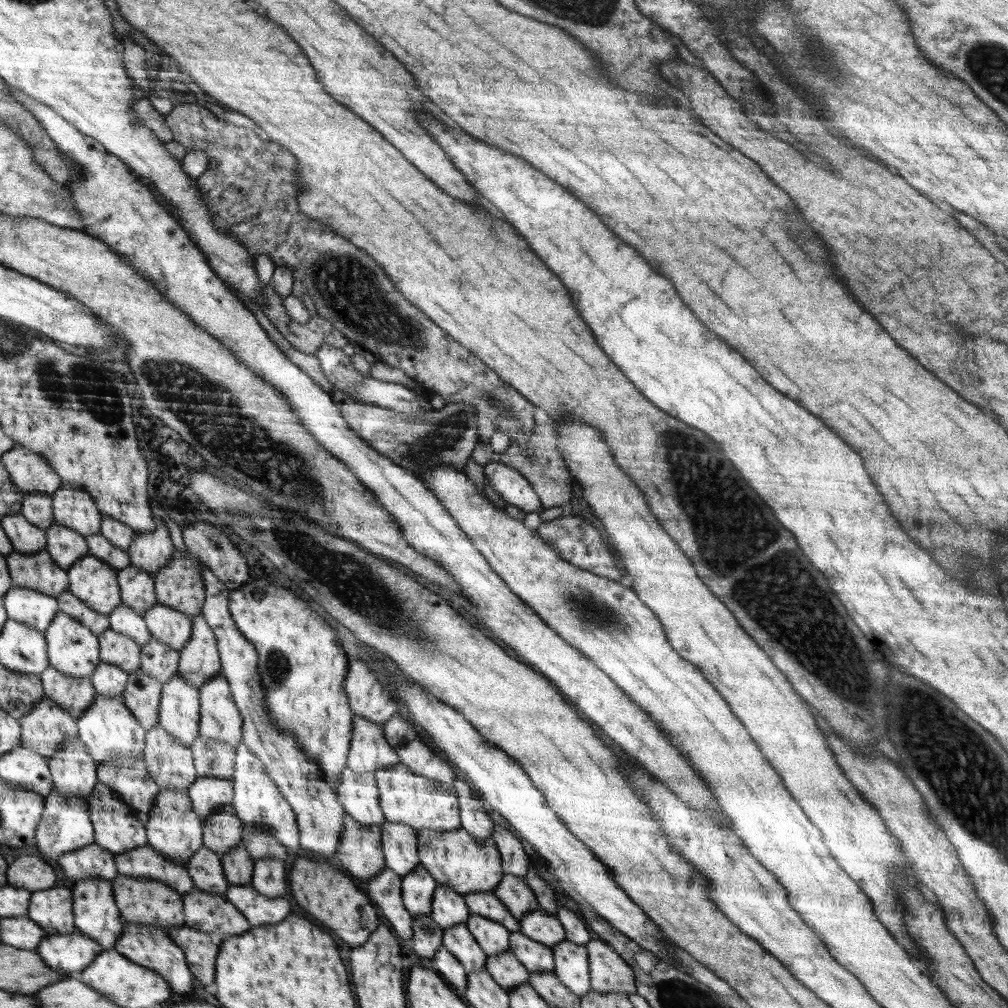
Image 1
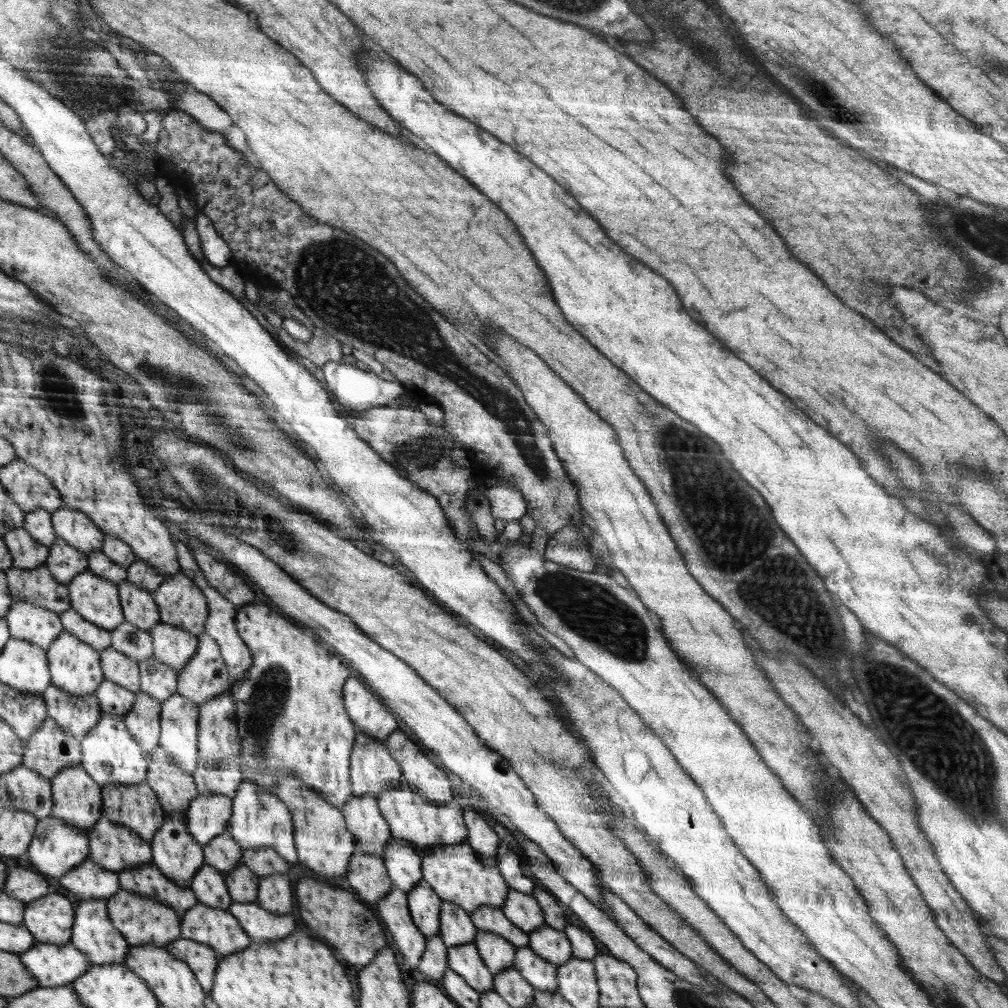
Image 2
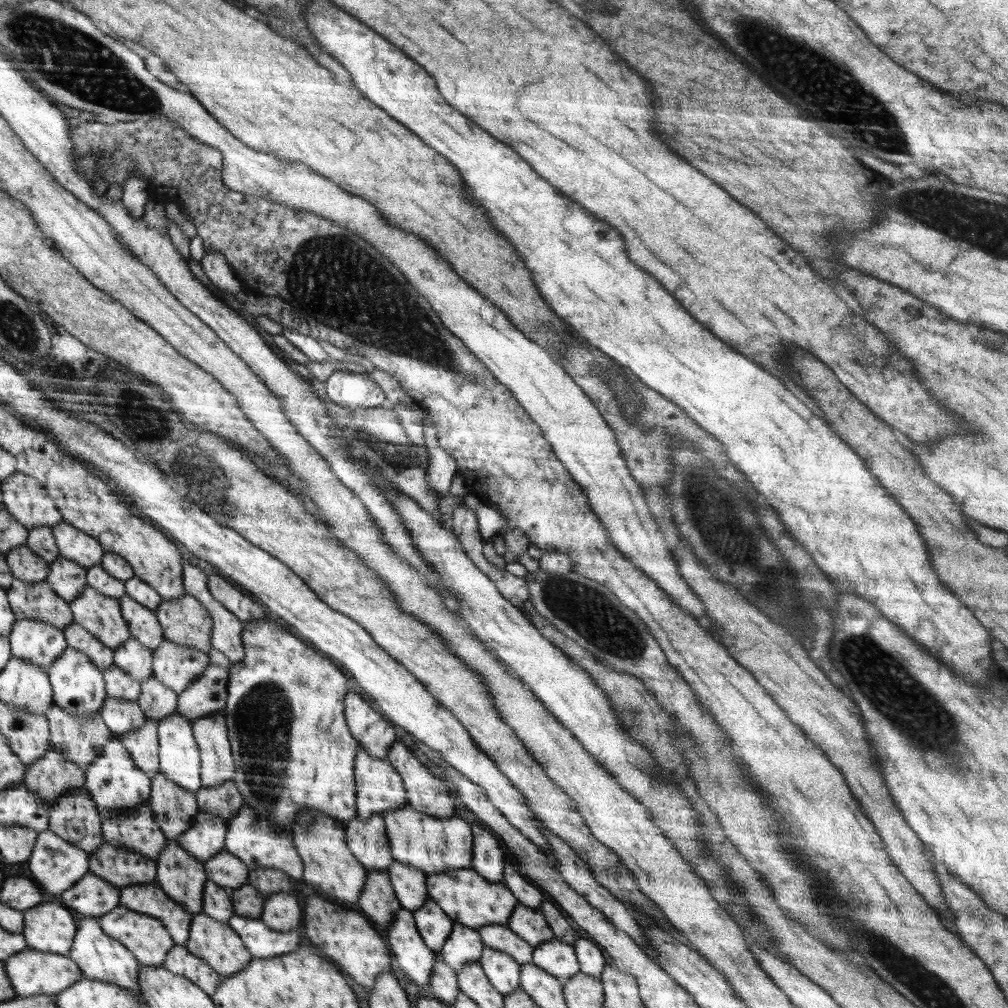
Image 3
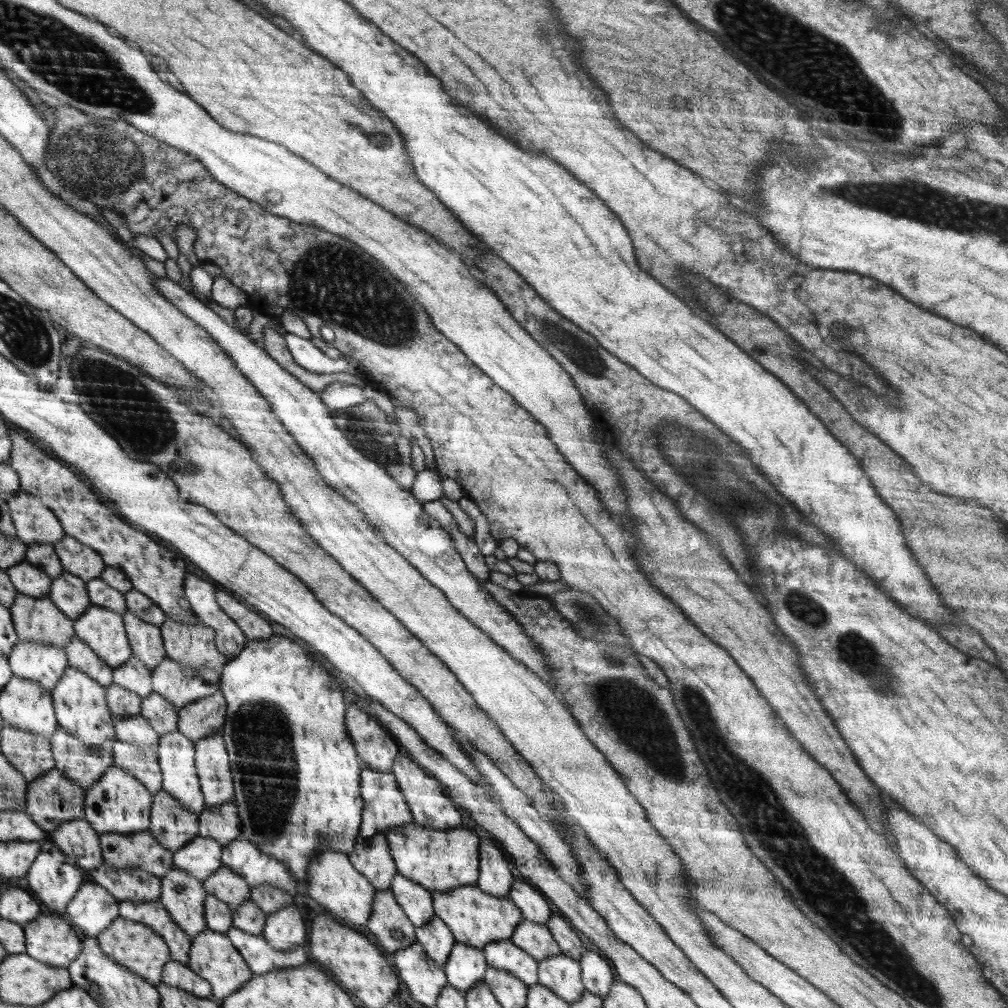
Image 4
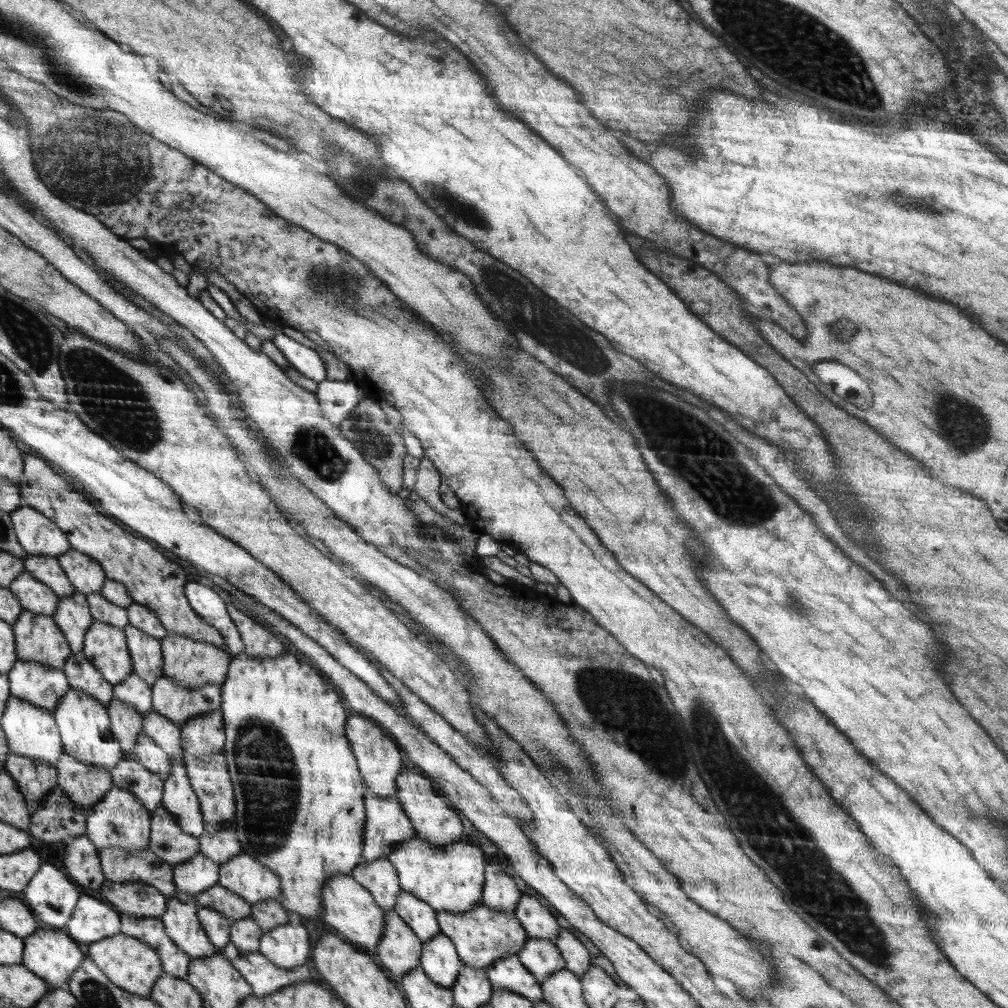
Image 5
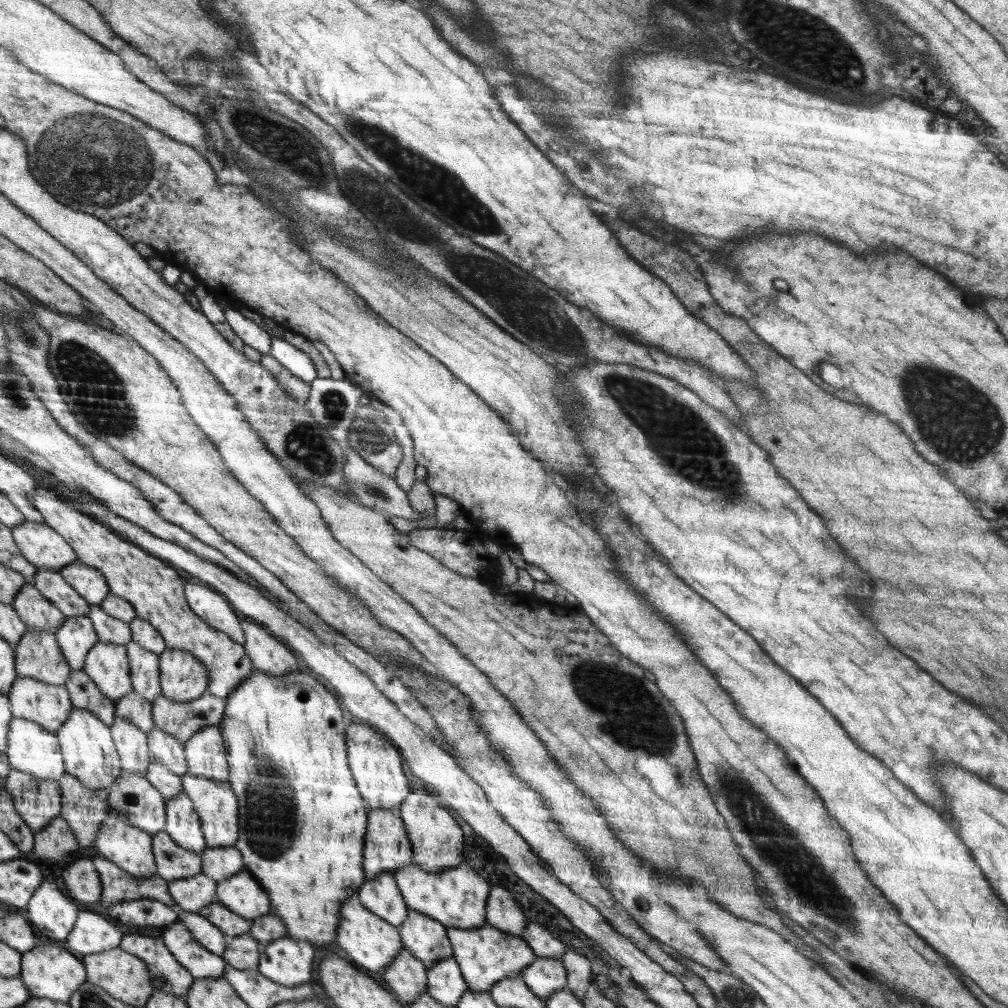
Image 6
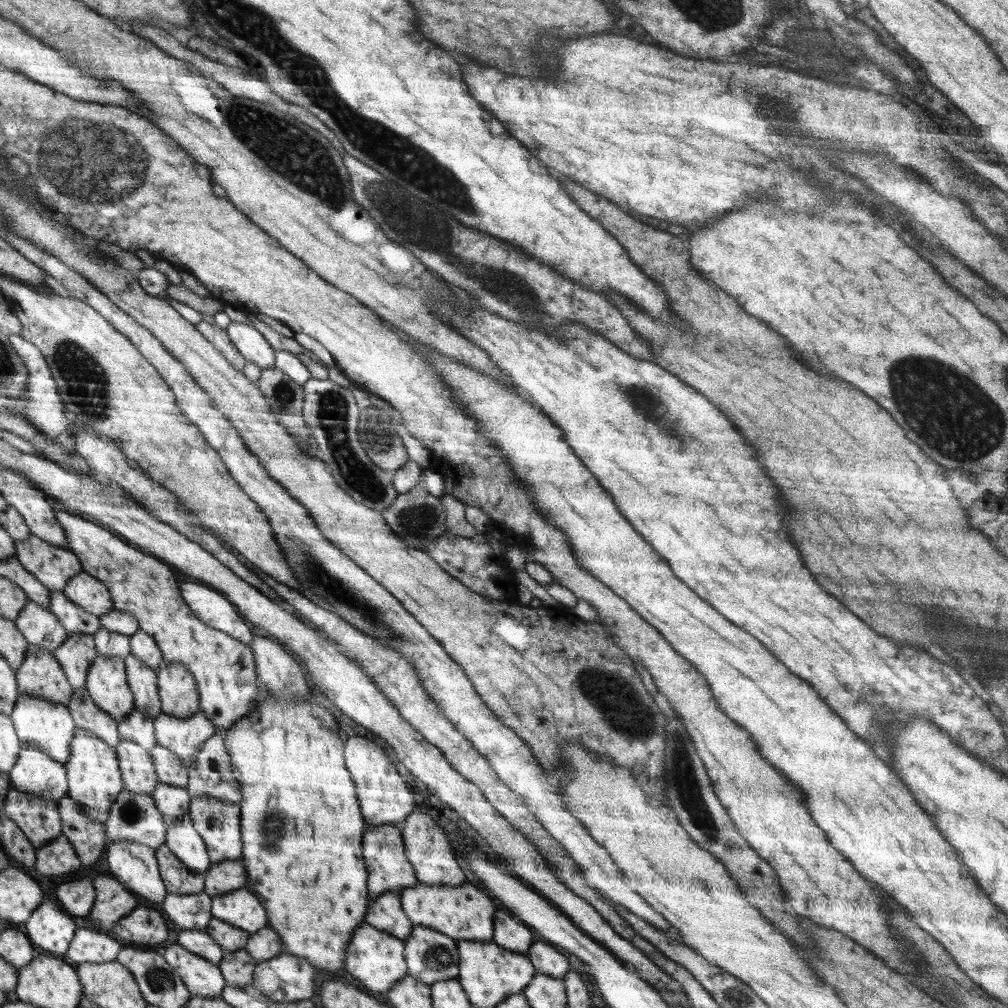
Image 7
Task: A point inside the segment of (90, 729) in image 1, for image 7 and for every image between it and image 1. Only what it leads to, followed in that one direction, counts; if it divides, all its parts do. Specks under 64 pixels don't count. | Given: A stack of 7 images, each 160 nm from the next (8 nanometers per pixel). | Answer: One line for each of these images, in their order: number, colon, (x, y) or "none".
2: (111, 756)
3: (114, 782)
4: (118, 803)
5: (120, 821)
6: (133, 849)
7: (135, 863)

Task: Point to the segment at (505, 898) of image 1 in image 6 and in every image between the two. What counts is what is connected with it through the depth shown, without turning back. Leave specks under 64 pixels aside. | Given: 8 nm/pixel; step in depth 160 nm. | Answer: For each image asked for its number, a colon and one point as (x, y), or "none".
2: (522, 909)
3: (530, 923)
4: (537, 939)
5: (542, 957)
6: (545, 976)

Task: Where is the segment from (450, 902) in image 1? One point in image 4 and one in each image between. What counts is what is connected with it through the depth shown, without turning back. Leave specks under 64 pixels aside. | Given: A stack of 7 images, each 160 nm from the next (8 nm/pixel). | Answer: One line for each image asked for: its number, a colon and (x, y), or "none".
2: (456, 927)
3: (464, 945)
4: (466, 966)

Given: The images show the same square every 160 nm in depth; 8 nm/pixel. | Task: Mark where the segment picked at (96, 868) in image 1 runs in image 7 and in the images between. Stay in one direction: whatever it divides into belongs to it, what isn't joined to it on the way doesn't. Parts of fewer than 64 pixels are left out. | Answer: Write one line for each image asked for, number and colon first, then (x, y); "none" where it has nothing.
2: (89, 881)
3: (92, 896)
4: (92, 909)
5: (93, 919)
6: (92, 933)
7: (88, 945)

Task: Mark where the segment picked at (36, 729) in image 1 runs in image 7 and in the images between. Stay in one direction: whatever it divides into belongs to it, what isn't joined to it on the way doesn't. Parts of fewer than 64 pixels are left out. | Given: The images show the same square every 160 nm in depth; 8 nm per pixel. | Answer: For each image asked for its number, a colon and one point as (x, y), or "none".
2: (51, 748)
3: (54, 774)
4: (53, 798)
5: (58, 818)
6: (56, 840)
7: (56, 858)

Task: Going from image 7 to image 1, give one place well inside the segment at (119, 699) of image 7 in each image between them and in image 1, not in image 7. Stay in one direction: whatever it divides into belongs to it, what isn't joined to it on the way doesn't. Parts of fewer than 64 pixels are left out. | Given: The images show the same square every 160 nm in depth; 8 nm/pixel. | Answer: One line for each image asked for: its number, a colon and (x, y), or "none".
1: (95, 583)
2: (95, 599)
3: (102, 616)
4: (103, 630)
5: (105, 647)
6: (107, 664)

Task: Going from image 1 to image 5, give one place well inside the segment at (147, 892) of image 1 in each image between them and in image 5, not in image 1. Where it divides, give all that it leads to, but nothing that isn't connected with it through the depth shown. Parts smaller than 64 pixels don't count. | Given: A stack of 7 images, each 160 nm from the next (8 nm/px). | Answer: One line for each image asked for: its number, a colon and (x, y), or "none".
2: (143, 920)
3: (147, 937)
4: (141, 950)
5: (133, 965)

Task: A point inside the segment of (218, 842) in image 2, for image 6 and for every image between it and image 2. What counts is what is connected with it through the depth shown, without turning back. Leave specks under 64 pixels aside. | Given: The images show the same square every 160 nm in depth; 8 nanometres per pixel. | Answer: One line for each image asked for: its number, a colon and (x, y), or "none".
3: (225, 869)
4: (229, 886)
5: (231, 905)
6: (230, 923)

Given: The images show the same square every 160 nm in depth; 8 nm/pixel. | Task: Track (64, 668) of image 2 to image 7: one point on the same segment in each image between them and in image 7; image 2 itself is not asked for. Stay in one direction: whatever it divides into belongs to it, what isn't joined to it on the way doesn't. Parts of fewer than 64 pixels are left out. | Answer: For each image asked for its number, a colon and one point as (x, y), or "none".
3: (79, 688)
4: (81, 704)
5: (85, 724)
6: (88, 747)
7: (95, 779)

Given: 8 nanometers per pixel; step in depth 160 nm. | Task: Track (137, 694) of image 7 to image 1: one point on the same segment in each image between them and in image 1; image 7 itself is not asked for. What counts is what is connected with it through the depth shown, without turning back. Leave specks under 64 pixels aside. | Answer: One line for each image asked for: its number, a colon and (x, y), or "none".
1: (137, 587)
2: (139, 606)
3: (144, 625)
4: (147, 645)
5: (145, 650)
6: (145, 675)

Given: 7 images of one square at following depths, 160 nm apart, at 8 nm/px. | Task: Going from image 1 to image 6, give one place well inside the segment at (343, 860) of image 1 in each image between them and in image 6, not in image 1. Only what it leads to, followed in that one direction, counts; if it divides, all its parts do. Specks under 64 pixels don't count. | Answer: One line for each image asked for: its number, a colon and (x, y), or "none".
2: (368, 876)
3: (378, 899)
4: (388, 922)
5: (400, 950)
6: (407, 975)

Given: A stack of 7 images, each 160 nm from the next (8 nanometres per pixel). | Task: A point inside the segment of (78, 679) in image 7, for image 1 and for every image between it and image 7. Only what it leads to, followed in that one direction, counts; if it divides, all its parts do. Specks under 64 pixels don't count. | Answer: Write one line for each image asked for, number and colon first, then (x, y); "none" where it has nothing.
1: (66, 547)
2: (65, 562)
3: (67, 579)
4: (69, 593)
5: (73, 616)
6: (77, 635)

